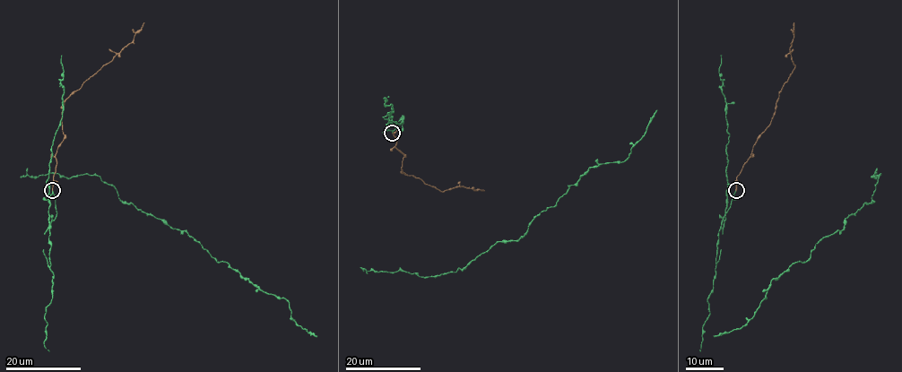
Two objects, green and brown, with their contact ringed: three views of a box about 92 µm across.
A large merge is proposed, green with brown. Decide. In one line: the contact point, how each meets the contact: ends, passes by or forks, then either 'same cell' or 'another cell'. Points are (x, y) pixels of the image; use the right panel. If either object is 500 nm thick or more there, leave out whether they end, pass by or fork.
at (736, 190); green passes by; brown ends there; same cell

